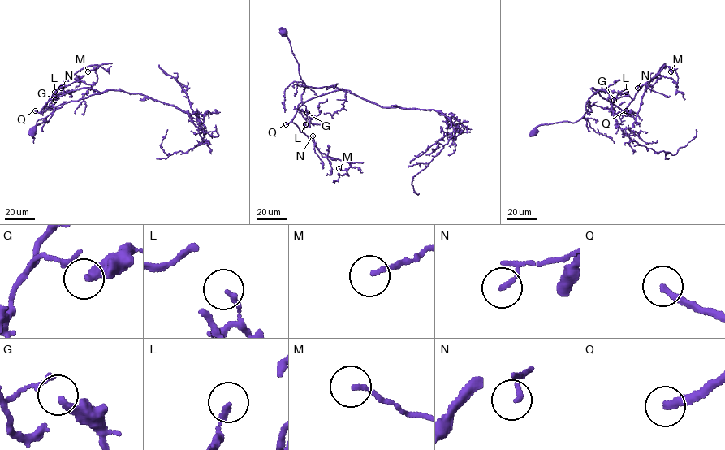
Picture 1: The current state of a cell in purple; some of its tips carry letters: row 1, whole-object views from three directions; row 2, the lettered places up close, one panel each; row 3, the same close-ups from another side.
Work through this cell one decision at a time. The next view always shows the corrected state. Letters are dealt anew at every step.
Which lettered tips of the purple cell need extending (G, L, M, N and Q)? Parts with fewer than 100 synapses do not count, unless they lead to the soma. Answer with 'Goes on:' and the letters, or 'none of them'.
Goes on: Q

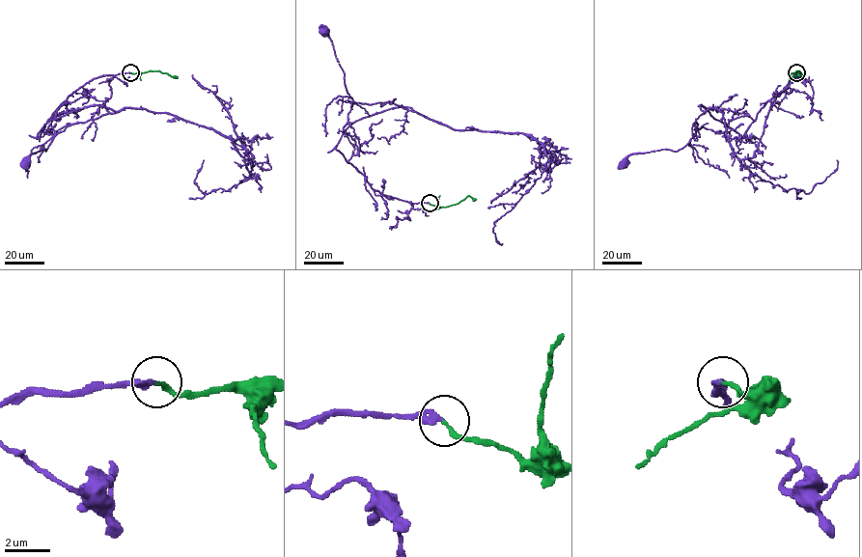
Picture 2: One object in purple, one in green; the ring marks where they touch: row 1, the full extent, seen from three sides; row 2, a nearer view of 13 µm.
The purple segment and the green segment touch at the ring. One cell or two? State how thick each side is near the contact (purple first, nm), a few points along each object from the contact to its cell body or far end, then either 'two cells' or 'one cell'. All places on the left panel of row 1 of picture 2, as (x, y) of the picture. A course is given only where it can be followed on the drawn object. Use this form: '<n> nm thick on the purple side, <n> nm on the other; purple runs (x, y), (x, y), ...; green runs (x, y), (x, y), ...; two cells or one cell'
280 nm thick on the purple side, 180 nm on the other; purple runs (130, 72), (74, 91), (37, 138), (74, 110), (115, 112), (69, 125), (26, 162); green runs (130, 72), (159, 71), (177, 78); one cell

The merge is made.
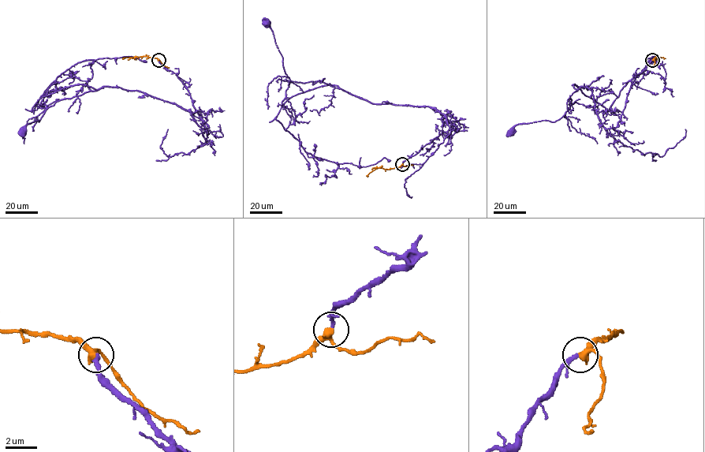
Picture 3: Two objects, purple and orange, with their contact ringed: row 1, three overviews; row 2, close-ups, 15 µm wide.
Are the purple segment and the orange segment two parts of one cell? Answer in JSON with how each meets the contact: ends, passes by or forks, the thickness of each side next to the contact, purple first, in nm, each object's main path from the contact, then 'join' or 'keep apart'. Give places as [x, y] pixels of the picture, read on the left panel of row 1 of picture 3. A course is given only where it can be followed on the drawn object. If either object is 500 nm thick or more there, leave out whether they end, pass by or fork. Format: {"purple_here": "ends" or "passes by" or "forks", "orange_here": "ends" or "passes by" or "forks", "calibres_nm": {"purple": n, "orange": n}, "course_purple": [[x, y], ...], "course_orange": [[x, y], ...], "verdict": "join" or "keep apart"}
{"purple_here": "ends", "orange_here": "passes by", "calibres_nm": {"purple": 240, "orange": 360}, "course_purple": [[158, 60], [177, 75], [208, 127], [202, 128], [174, 104], [103, 87], [57, 101], [22, 131]], "course_orange": [[158, 60], [146, 56], [123, 58]], "verdict": "join"}

